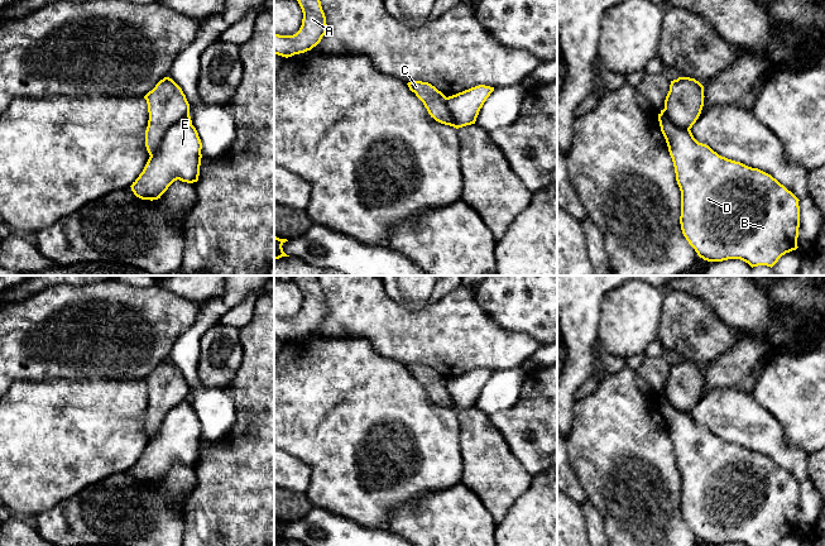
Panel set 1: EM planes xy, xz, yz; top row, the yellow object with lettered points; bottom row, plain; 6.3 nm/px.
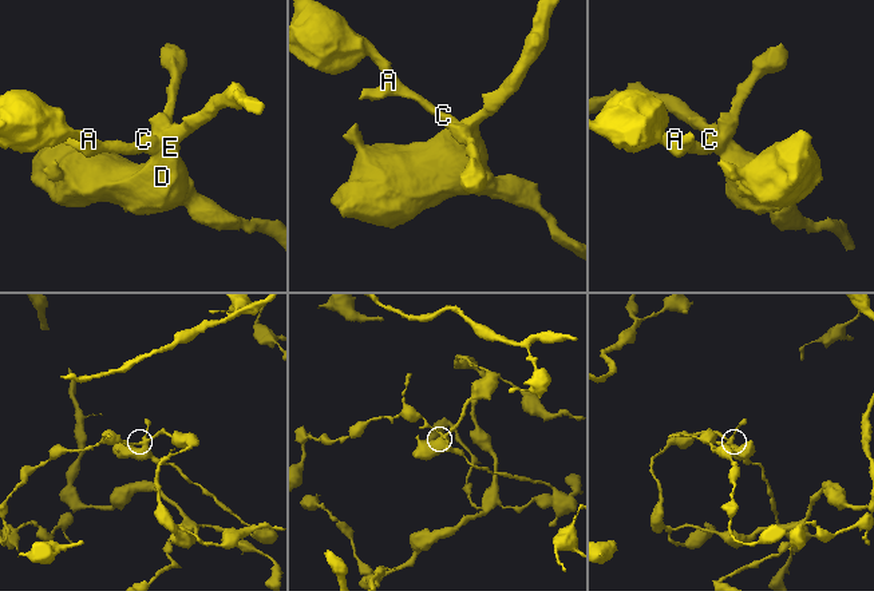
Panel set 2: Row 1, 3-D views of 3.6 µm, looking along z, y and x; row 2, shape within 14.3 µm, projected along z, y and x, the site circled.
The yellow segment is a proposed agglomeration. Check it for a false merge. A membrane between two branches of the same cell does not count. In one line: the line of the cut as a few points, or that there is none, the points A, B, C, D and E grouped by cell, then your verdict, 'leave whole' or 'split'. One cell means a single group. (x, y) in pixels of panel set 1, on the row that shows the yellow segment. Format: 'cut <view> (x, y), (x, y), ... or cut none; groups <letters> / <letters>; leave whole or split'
cut xy (188, 115), (178, 119), (167, 129), (159, 147), (150, 156); groups A C / B D E; split

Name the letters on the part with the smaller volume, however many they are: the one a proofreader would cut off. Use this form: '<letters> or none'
A, C

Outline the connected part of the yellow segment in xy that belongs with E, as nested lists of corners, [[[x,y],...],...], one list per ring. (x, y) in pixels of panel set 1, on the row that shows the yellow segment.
[[[184,116],[171,125],[159,145],[159,148],[149,157],[143,172],[133,182],[131,191],[142,200],[158,200],[177,179],[187,183],[198,181],[201,166],[202,143],[196,128],[192,125],[191,116]]]

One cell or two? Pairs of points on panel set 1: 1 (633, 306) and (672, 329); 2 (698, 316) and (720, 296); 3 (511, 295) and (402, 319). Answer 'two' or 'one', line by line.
1: two
2: two
3: two

